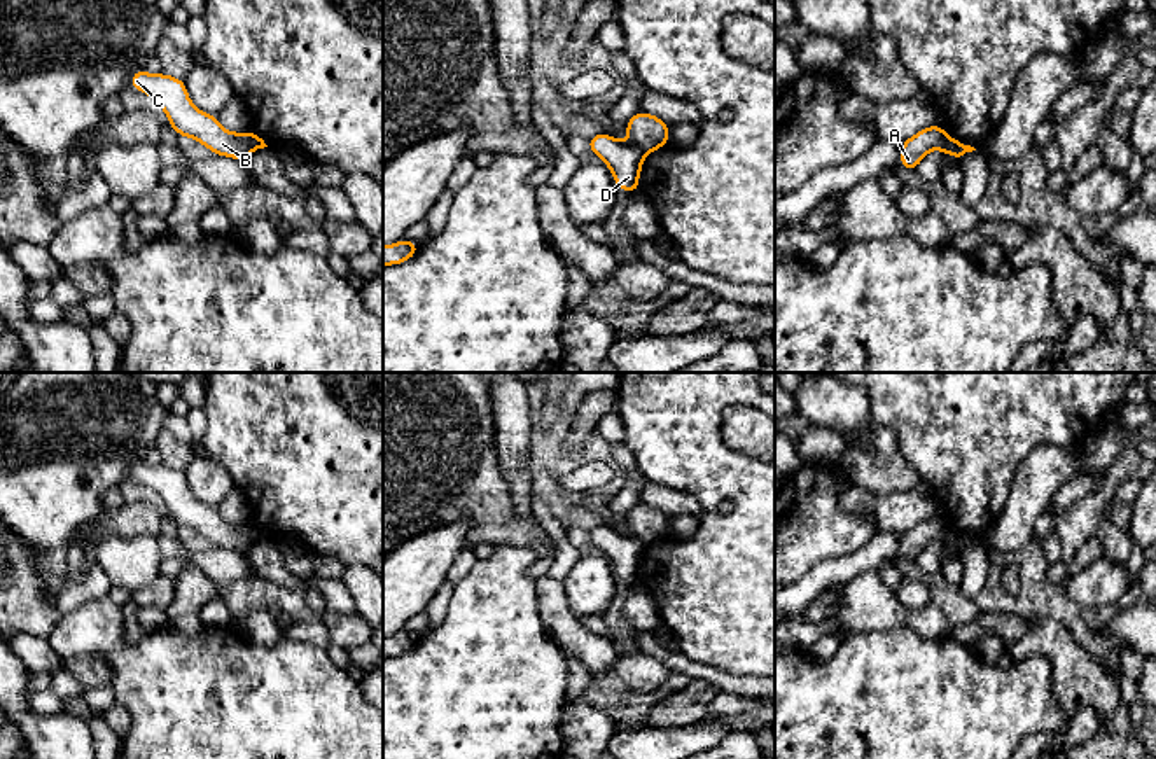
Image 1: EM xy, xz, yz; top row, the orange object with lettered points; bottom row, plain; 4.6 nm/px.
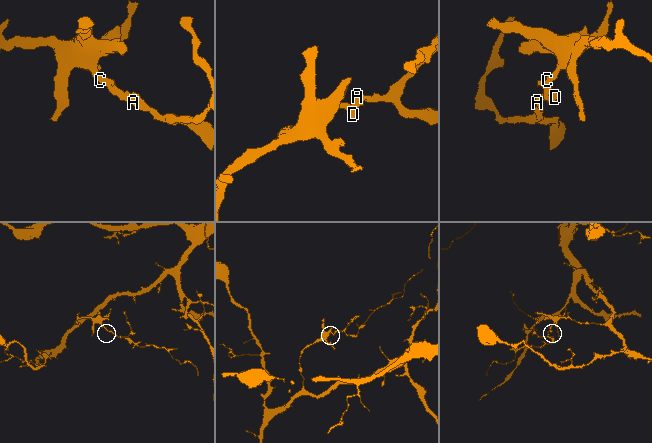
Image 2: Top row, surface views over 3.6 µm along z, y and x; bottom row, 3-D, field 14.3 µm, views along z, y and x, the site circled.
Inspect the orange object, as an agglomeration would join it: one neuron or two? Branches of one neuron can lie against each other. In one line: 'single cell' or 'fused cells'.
fused cells

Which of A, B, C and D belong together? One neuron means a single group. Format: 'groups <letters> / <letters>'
groups A / B C D

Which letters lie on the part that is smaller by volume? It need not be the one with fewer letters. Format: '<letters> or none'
A

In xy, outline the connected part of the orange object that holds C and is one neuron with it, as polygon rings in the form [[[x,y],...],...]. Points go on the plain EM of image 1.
[[[136,462],[129,477],[152,488],[170,511],[170,518],[184,530],[191,528],[213,546],[247,551],[254,539],[248,525],[226,523],[217,507],[198,502],[187,486],[185,474],[166,465],[152,467]]]

